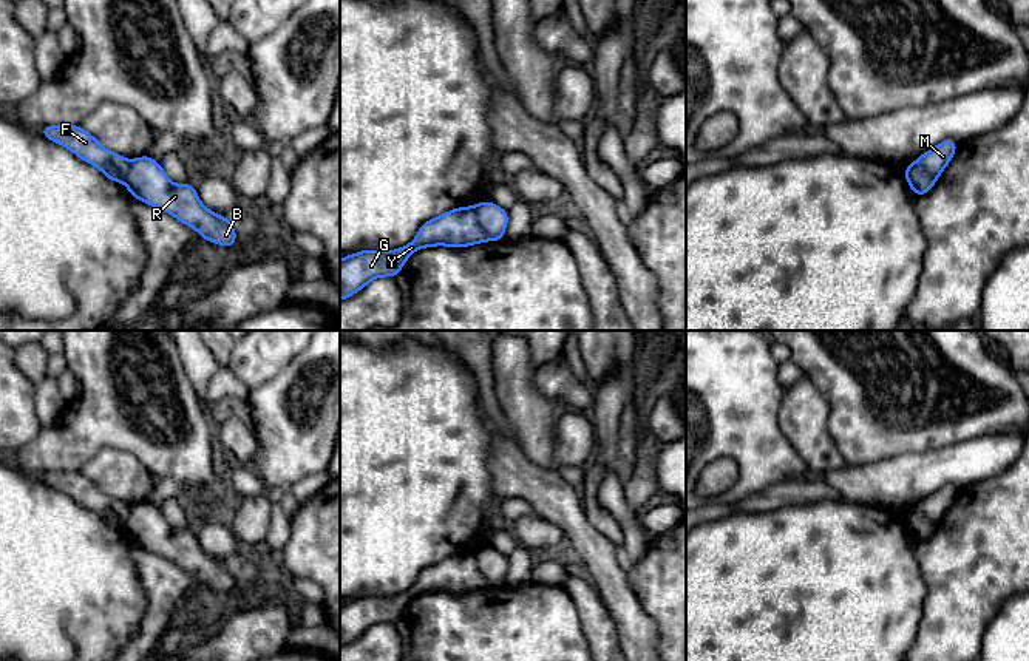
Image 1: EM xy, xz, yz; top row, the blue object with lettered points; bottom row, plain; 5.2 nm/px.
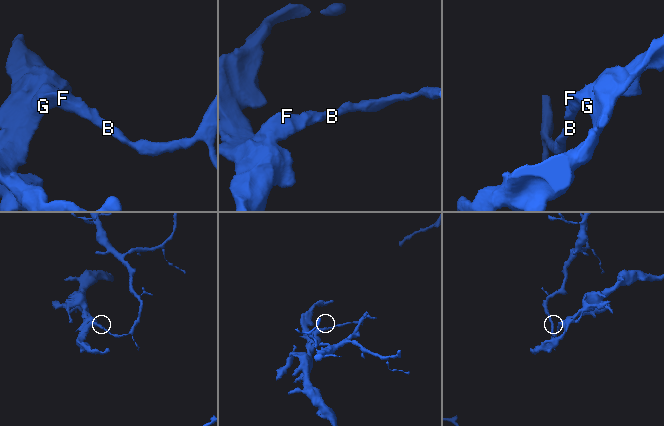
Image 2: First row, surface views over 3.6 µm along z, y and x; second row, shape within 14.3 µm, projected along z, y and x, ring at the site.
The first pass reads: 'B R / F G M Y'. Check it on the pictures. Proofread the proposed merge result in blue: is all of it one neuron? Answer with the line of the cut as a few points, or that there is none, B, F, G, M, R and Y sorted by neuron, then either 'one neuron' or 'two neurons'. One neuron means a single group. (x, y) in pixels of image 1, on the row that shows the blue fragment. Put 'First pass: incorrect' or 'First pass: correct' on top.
First pass: correct
cut in xz along (472, 207), (479, 226), (492, 240); B R / F G M Y; two neurons

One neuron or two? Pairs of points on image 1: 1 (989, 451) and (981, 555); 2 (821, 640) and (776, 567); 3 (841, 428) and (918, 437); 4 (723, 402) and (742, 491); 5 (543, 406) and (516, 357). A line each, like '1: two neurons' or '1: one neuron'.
1: two neurons
2: one neuron
3: one neuron
4: one neuron
5: one neuron

